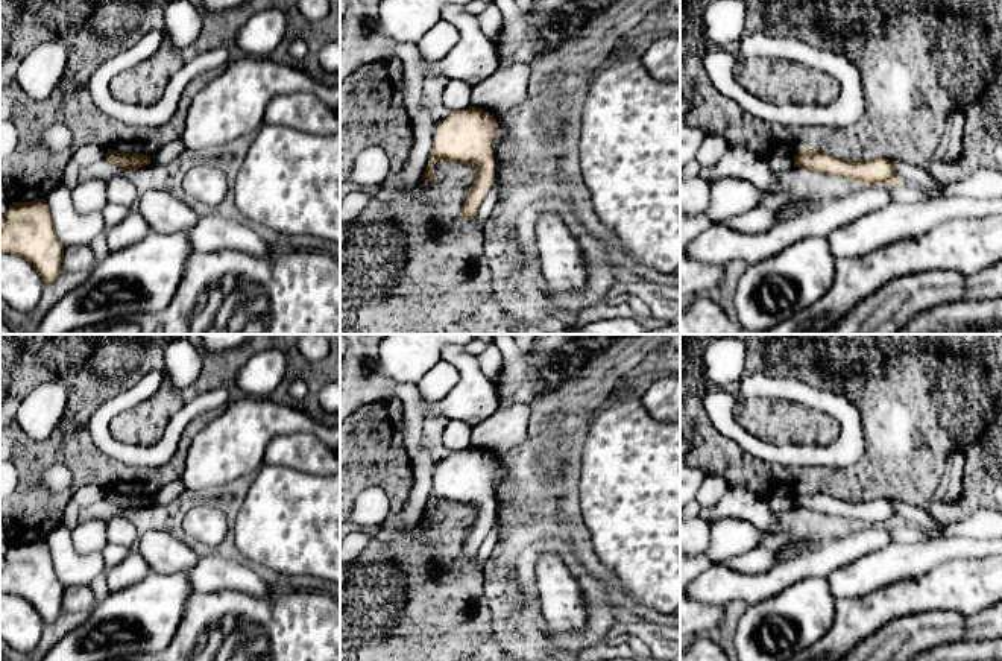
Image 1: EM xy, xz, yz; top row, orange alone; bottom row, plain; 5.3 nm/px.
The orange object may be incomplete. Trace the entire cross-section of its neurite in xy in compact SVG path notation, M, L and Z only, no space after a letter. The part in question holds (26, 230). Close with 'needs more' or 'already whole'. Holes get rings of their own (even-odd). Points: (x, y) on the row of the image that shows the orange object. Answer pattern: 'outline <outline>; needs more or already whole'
outline M47 201L12 202L0 217L0 254L27 261L46 284L61 270L64 245L56 236Z; already whole

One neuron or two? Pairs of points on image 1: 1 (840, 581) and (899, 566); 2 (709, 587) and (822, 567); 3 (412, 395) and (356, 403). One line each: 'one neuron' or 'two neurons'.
1: one neuron
2: one neuron
3: one neuron

